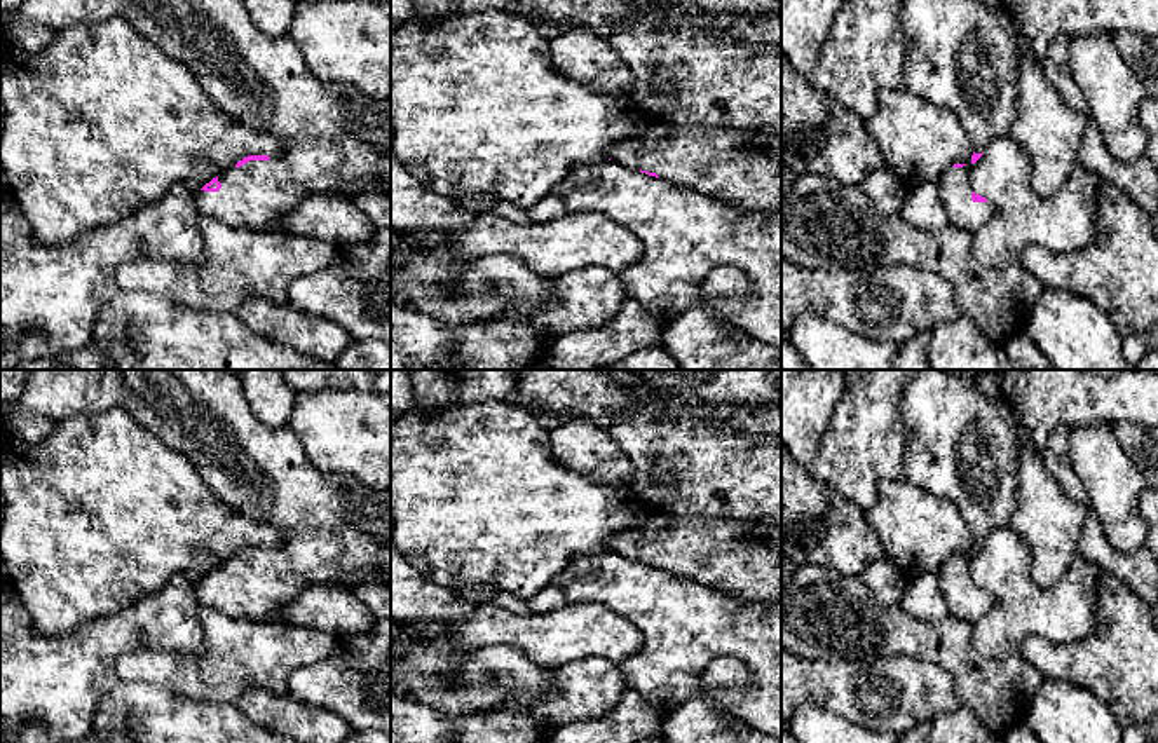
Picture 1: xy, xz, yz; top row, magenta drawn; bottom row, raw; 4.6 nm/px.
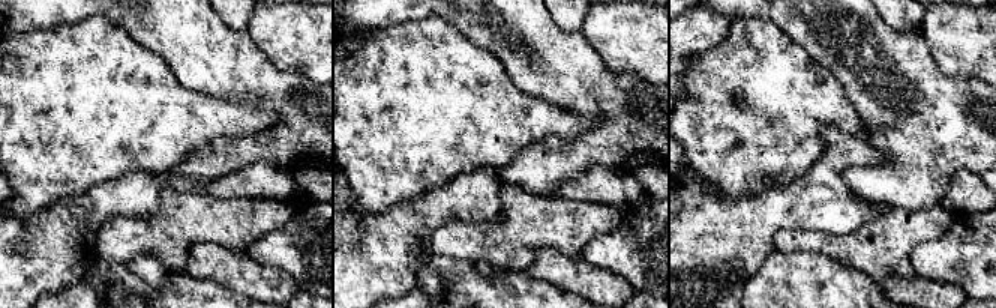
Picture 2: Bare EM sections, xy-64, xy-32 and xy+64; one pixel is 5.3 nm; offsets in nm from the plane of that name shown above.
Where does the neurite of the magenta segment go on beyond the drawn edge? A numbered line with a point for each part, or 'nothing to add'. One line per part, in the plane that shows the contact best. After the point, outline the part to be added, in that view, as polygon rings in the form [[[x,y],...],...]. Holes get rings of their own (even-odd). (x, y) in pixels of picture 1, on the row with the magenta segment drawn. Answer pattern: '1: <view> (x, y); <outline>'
1: xy (337, 138); [[[23,0],[0,24],[17,21],[44,24],[56,31],[80,23],[99,23],[124,17],[136,31],[176,63],[187,66],[215,106],[248,127],[274,134],[286,148],[269,160],[249,160],[218,174],[218,192],[195,192],[201,215],[213,216],[234,228],[283,230],[279,222],[310,194],[342,194],[352,199],[364,192],[391,194],[391,98],[378,99],[351,84],[323,84],[307,63],[302,49],[290,37],[270,37],[253,23],[244,0]]]

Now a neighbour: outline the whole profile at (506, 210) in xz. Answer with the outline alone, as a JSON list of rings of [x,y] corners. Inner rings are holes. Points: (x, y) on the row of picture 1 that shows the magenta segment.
[[[499,201],[497,204],[494,204],[490,213],[497,213],[499,216],[502,216],[506,220],[516,222],[521,225],[532,222],[527,209],[518,208],[511,202],[506,202],[506,201]]]

